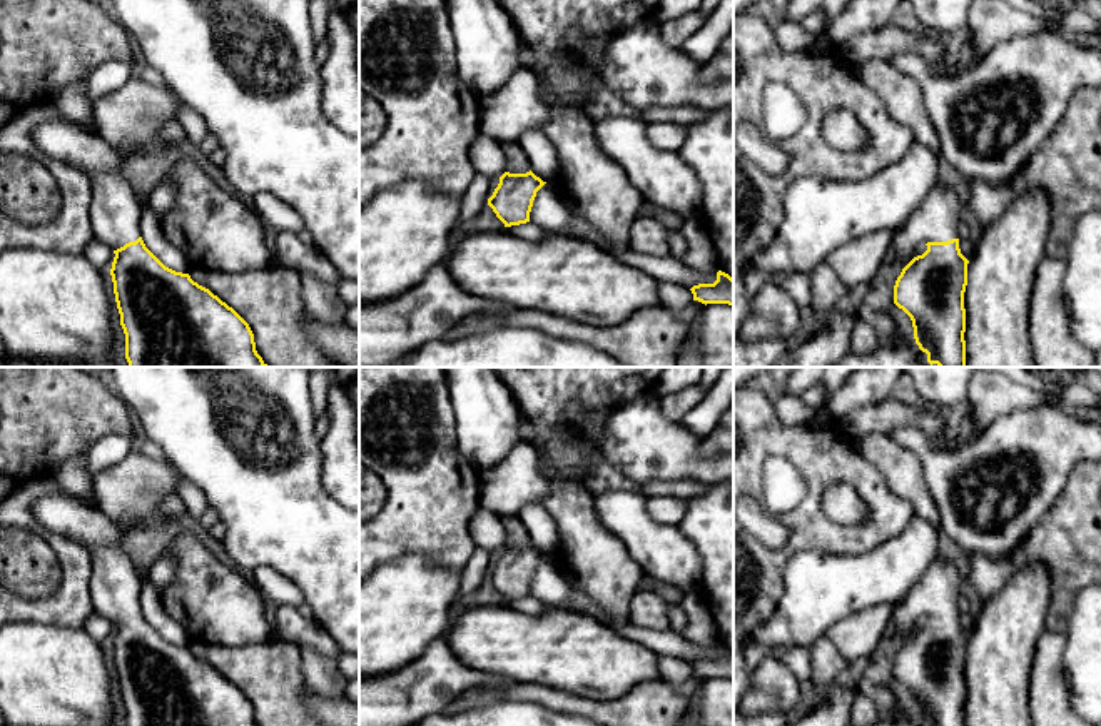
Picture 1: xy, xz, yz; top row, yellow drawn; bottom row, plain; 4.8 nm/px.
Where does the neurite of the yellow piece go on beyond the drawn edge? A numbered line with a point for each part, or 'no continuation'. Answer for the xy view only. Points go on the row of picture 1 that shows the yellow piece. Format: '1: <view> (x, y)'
1: xy (116, 211)

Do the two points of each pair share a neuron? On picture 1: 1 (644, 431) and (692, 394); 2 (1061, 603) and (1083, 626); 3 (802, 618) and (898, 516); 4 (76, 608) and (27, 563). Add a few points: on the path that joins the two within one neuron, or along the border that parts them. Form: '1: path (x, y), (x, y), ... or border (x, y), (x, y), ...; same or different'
1: border (659, 398), (660, 414), (679, 423); different
2: border (1083, 586), (1075, 598), (1065, 635); different
3: border (899, 534), (862, 553), (824, 553); different
4: border (54, 551), (60, 584), (47, 596), (19, 596); different

